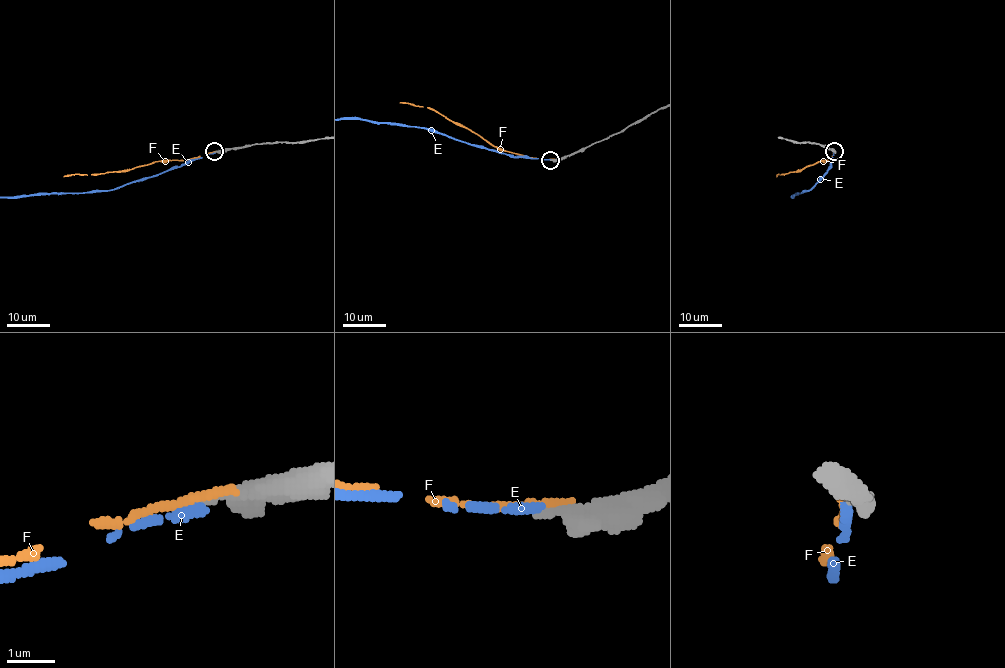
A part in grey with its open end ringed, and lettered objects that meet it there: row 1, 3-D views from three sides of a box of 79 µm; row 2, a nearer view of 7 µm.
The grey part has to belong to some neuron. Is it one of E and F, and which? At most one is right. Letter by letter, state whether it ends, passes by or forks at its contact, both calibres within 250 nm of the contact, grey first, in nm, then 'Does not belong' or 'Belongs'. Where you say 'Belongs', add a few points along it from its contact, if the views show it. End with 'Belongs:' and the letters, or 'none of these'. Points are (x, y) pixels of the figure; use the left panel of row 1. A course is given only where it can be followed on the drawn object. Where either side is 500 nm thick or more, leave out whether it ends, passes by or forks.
E: It ends there. Thickness 300 nm (grey) against 200 nm. Does not belong
F: It ends there. Thickness 480 nm (grey) against 200 nm. Does not belong
Belongs: none of these

